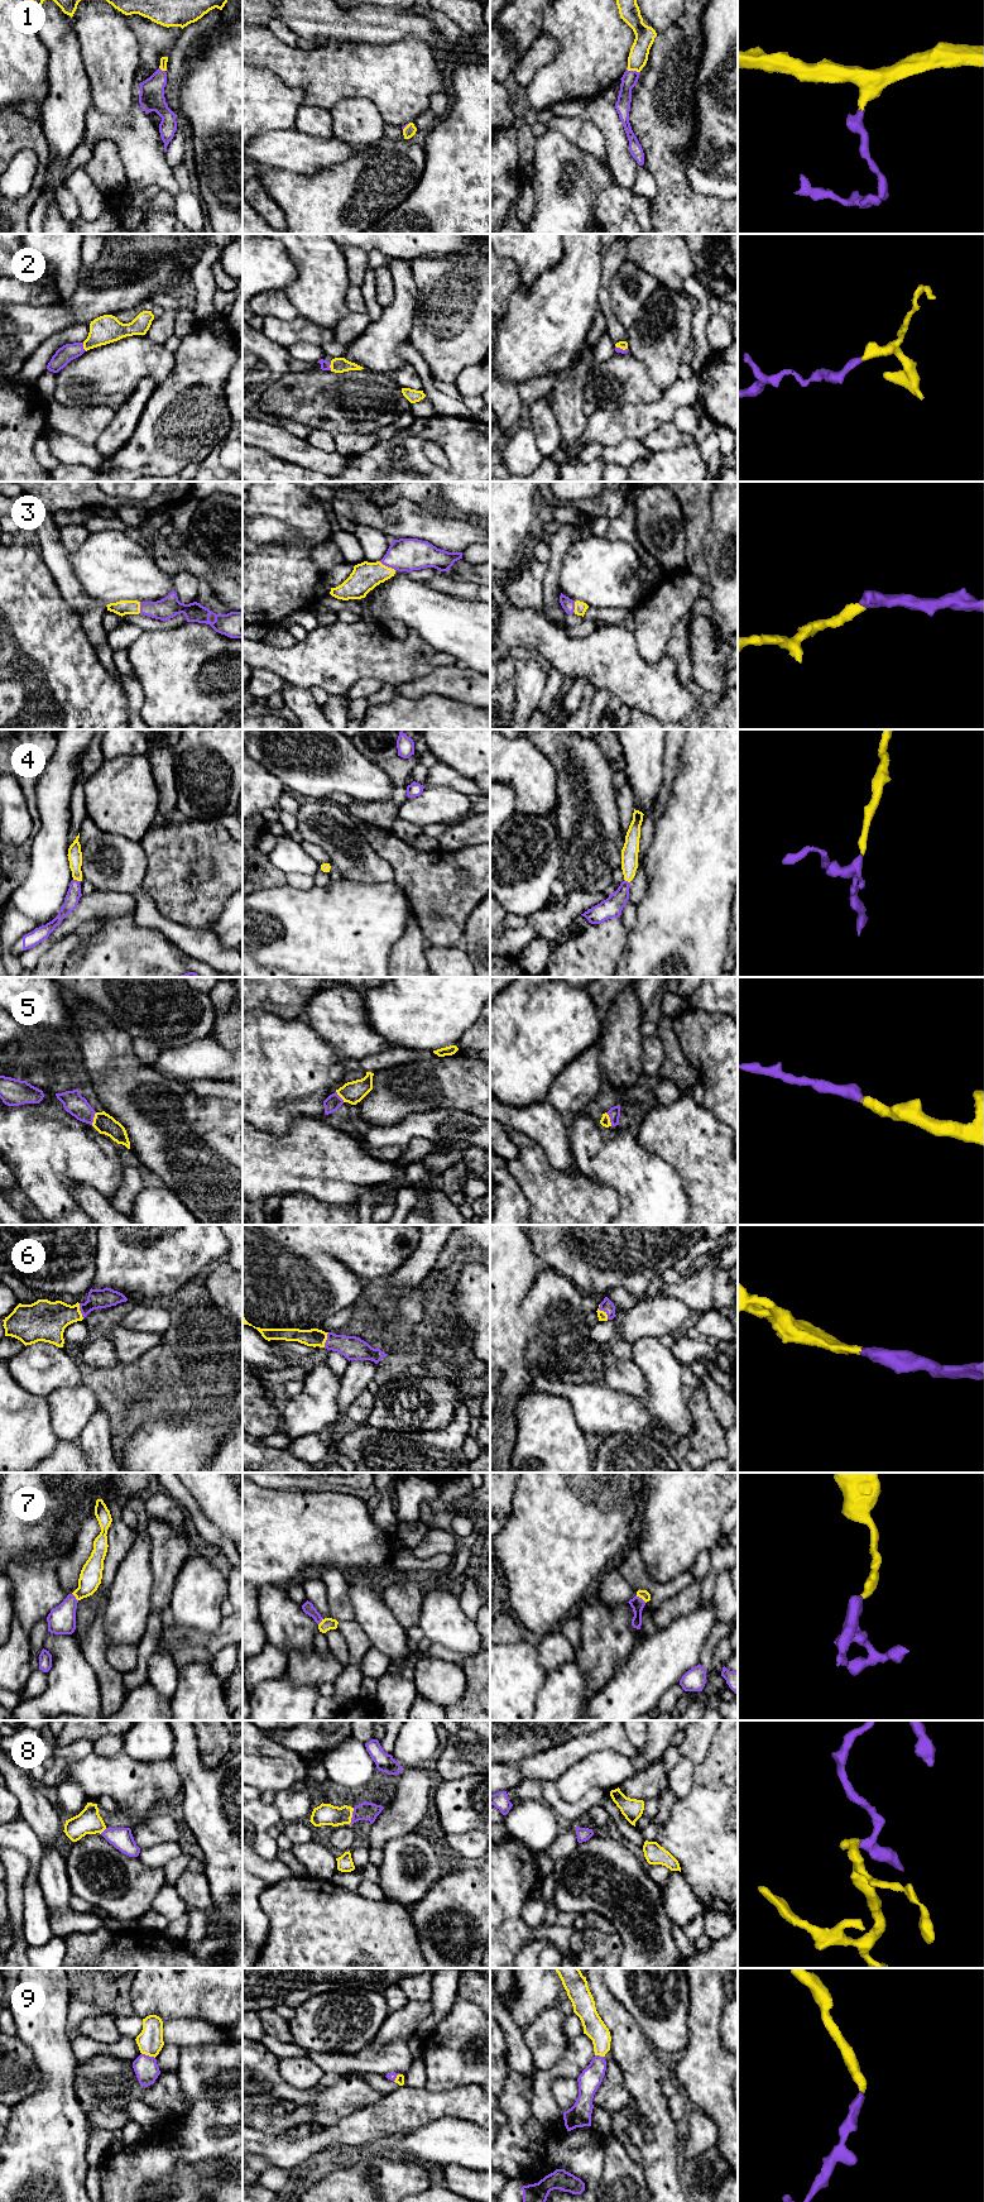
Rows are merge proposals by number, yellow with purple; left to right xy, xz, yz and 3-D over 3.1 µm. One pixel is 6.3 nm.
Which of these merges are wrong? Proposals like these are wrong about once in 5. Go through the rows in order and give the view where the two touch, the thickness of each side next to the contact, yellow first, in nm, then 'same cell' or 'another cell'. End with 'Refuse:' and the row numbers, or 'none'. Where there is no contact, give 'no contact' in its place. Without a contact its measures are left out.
1: meets yellow in yz; 130 nm thick on the yellow side, 100 nm on the other; same cell
2: meets yellow in xy; 180 nm thick on the yellow side, 110 nm on the other; same cell
3: meets yellow in xz; 180 nm thick on the yellow side, 200 nm on the other; same cell
4: meets yellow in xy; 100 nm thick on the yellow side, 90 nm on the other; same cell
5: meets yellow in yz; 60 nm thick on the yellow side, 80 nm on the other; same cell
6: meets yellow in yz; 60 nm thick on the yellow side, 80 nm on the other; same cell
7: meets yellow in yz; 60 nm thick on the yellow side, 90 nm on the other; same cell
8: meets yellow in xz; 140 nm thick on the yellow side, 120 nm on the other; another cell
9: meets yellow in xy; 160 nm thick on the yellow side, 150 nm on the other; same cell
Refuse: 8

